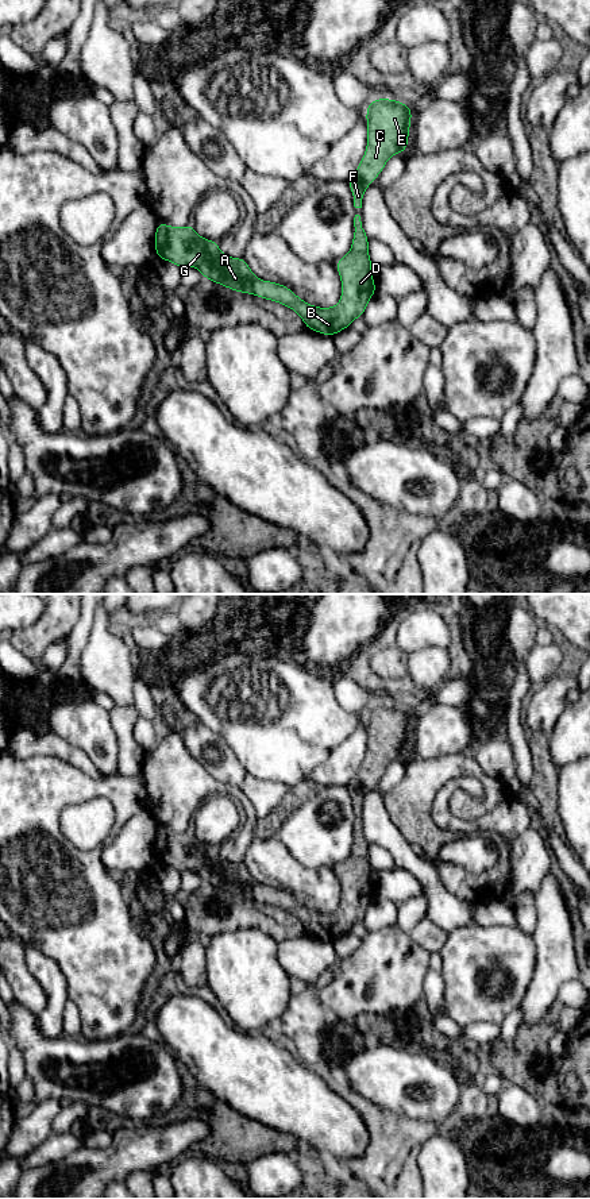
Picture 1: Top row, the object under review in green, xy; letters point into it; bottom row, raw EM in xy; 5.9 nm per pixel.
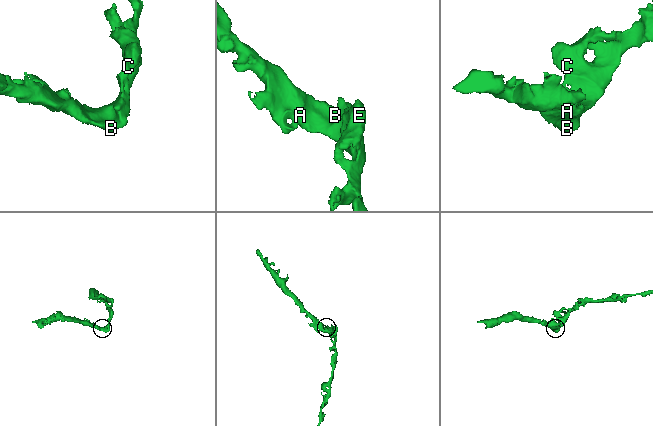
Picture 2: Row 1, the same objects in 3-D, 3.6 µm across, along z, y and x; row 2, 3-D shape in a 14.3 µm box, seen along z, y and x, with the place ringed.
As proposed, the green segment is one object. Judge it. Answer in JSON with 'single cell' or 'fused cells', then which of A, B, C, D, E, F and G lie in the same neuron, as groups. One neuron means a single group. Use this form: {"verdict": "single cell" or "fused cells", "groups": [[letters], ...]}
{"verdict": "single cell", "groups": [["A", "B", "C", "D", "E", "F", "G"]]}

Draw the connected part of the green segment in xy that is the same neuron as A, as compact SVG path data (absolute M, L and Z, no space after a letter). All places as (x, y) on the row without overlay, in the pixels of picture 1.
M359 820L354 822L354 832L350 857L335 868L342 882L343 895L340 906L332 913L311 910L296 901L290 892L259 884L243 861L224 860L219 847L201 843L192 828L178 833L159 825L154 851L158 864L173 867L180 874L193 871L204 883L221 891L279 907L296 915L308 934L333 941L348 933L356 922L363 921L370 903L377 897L371 882L374 868L369 861L369 841Z

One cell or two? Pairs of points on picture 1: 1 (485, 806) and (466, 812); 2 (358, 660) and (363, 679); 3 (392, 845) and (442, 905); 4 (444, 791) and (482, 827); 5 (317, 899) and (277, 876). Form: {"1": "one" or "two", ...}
{"1": "one", "2": "one", "3": "one", "4": "one", "5": "one"}

